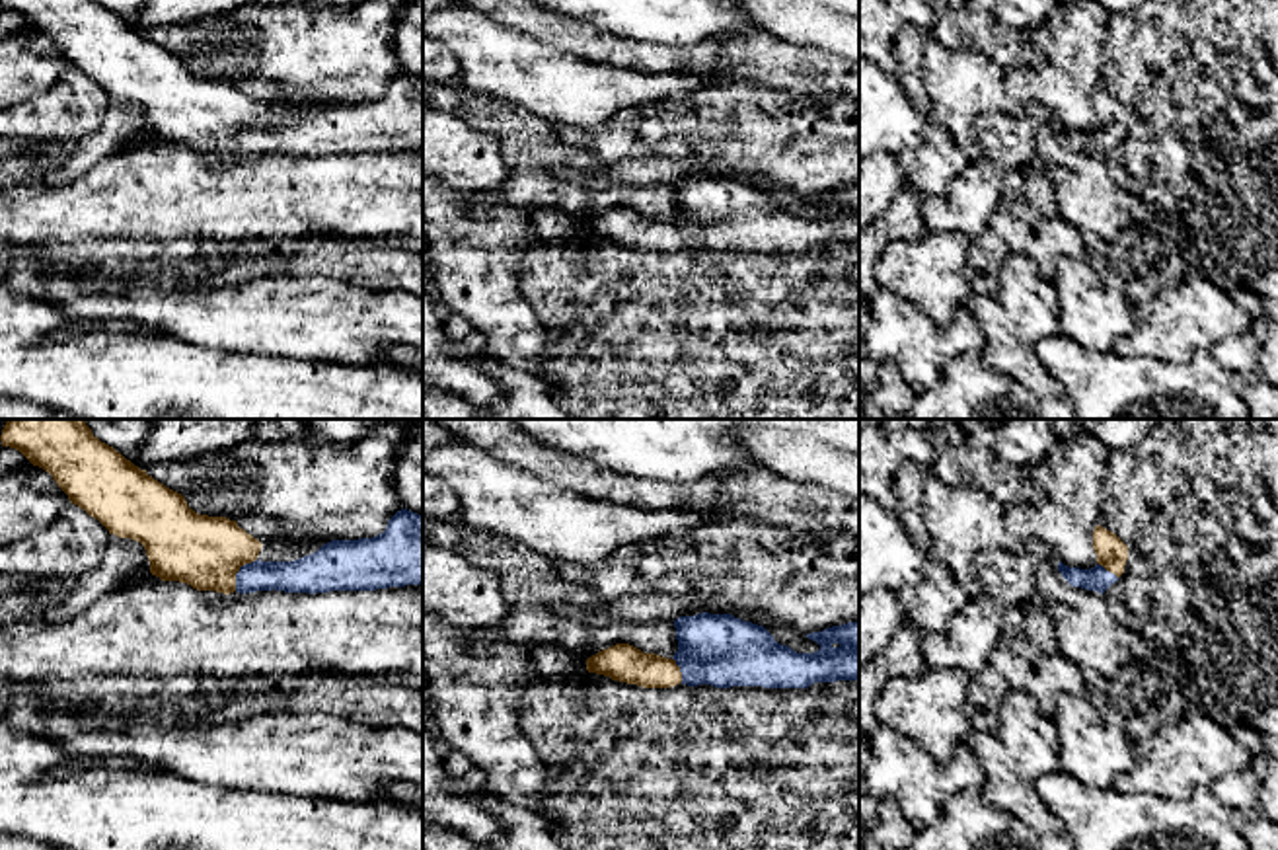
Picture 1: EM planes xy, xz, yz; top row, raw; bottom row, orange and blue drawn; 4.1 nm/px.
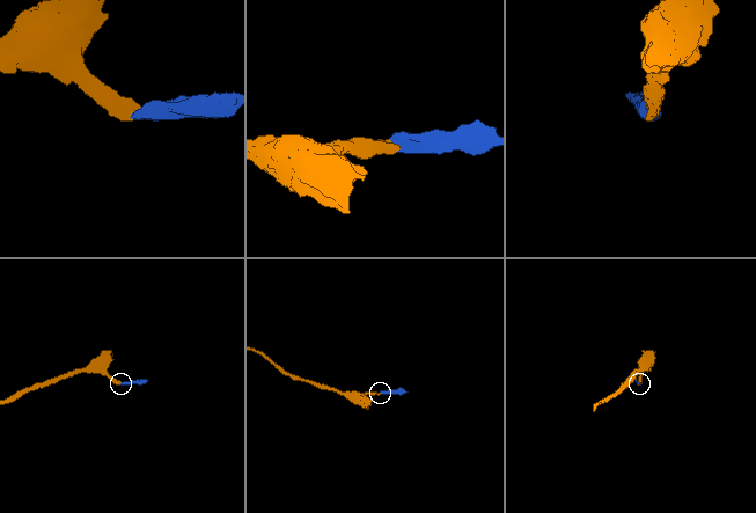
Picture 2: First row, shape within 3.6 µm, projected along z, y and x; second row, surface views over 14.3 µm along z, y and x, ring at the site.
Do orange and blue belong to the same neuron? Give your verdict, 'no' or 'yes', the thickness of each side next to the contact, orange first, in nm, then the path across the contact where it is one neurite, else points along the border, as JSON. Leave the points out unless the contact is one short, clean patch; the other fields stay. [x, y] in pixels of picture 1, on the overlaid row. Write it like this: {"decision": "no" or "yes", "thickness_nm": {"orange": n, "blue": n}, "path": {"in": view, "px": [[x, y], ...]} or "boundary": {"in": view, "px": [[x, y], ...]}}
{"decision": "yes", "thickness_nm": {"orange": 300, "blue": 140}, "path": {"in": "xy", "px": [[205, 552], [221, 556], [238, 570], [250, 576], [299, 576]]}}

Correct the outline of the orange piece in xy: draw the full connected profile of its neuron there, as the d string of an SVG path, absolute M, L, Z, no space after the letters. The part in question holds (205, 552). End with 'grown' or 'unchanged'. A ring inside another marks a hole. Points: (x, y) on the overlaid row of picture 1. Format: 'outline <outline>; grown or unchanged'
outline M8 419L0 441L49 472L109 534L140 542L162 581L224 595L423 585L423 517L413 511L397 511L374 538L331 540L294 561L259 561L257 538L236 521L195 513L181 493L101 443L86 419Z; grown

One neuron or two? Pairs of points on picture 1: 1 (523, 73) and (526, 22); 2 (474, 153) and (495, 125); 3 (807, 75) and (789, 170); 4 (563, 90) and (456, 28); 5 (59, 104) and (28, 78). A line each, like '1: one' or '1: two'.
1: two
2: two
3: two
4: one
5: two

